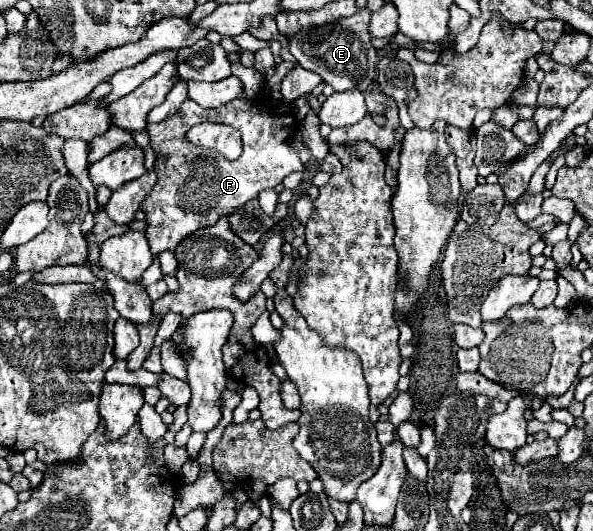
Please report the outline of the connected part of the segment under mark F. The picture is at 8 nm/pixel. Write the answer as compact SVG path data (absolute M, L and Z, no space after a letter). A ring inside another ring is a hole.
M295 67L281 81L281 101L273 101L267 95L249 99L245 93L241 93L239 99L233 99L223 107L203 109L195 101L187 99L175 115L163 119L161 123L147 125L151 147L157 151L157 183L143 199L141 209L147 223L145 237L153 257L159 257L163 251L173 251L197 229L213 227L221 217L241 209L247 201L255 199L261 189L273 189L279 185L285 175L293 171L305 171L297 151L291 147L291 137L297 129L291 103L301 95L311 93L319 83L319 75ZM203 121L231 125L241 131L243 153L237 161L223 159L219 151L203 151L203 147L187 143L185 133Z

